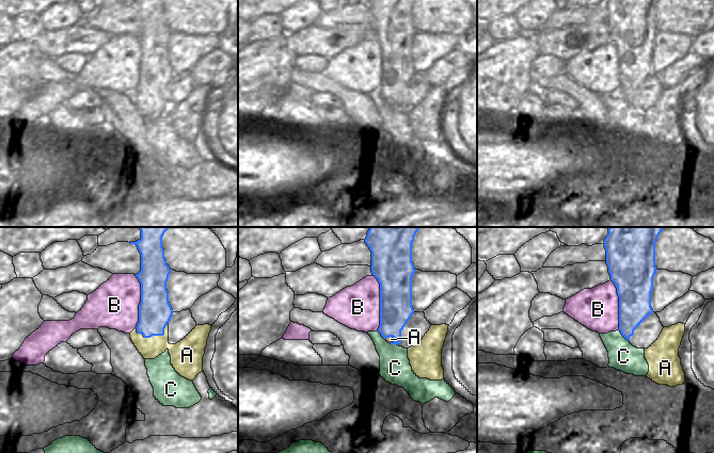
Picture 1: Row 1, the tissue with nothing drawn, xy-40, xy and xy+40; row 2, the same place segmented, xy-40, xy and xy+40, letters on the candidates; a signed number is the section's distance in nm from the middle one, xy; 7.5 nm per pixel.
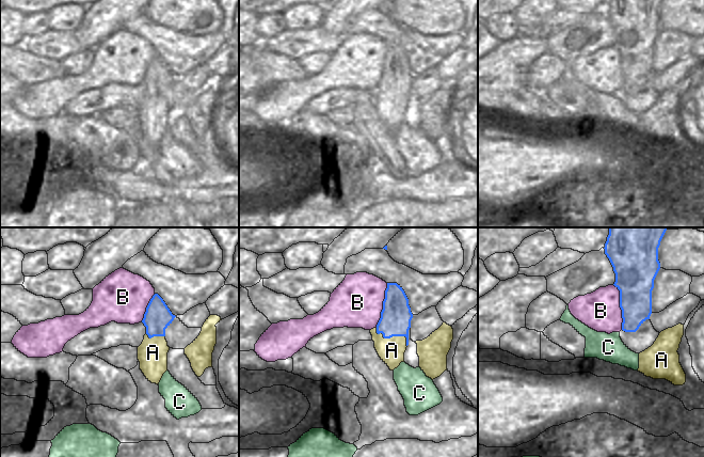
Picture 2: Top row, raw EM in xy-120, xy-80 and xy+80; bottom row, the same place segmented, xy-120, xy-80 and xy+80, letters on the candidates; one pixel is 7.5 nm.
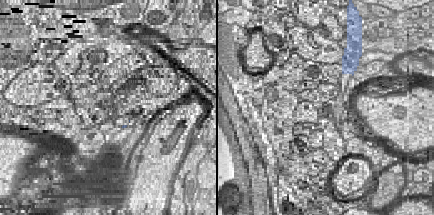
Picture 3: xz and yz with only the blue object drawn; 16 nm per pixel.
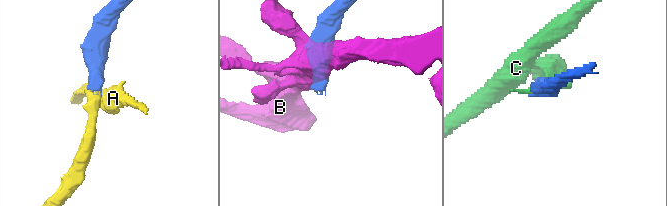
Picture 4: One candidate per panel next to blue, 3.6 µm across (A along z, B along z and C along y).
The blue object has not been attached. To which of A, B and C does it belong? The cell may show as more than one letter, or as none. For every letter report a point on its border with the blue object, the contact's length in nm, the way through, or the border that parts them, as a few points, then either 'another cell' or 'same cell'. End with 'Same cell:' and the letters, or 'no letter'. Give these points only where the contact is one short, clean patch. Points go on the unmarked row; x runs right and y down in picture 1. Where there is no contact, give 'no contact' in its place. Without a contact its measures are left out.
A: meets blue in xy-40 at (154, 96); contact 260 nm long; runs through xy-40 (155, 73), (154, 96), (163, 106), (181, 114); same cell
B: meets blue in xy at (380, 64); contact 440 nm long; another cell
C: meets blue in xy+40 at (622, 96); contact 120 nm long; border along xy+40 (618, 91), (628, 102); another cell
Same cell: A

